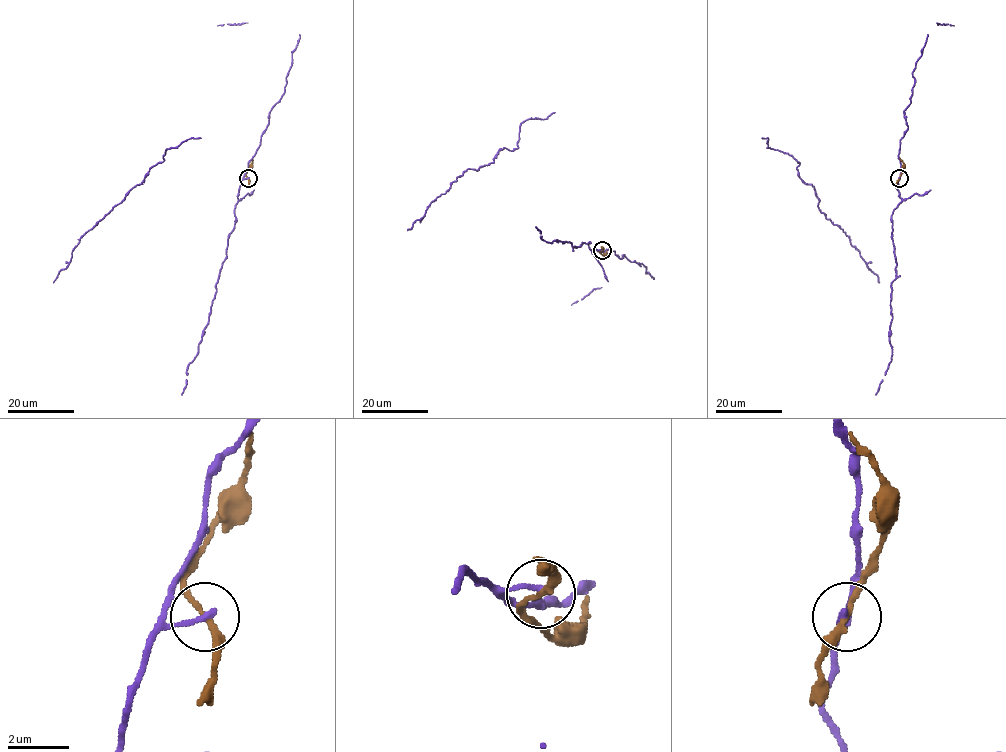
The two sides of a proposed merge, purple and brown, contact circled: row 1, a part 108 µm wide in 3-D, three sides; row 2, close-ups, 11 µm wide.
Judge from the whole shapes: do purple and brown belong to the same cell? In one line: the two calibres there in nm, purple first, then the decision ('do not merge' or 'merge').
calibres 190 and 200 nm; do not merge

